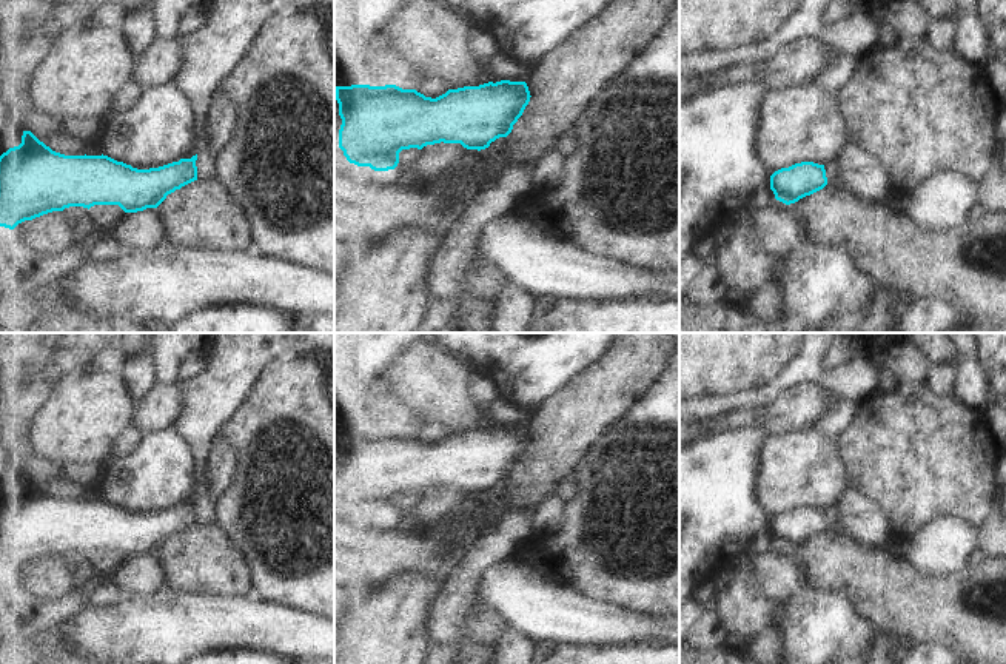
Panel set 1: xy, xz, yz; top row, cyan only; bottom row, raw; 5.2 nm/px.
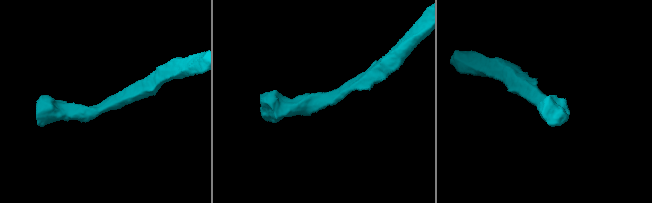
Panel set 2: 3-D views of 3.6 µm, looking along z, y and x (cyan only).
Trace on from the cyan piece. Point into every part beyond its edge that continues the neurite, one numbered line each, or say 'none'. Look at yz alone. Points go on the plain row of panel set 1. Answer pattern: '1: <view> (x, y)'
none

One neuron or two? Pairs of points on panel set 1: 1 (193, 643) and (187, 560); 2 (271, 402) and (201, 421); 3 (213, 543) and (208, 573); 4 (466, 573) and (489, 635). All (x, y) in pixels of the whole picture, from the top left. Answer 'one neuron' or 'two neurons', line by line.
1: two neurons
2: two neurons
3: one neuron
4: two neurons

